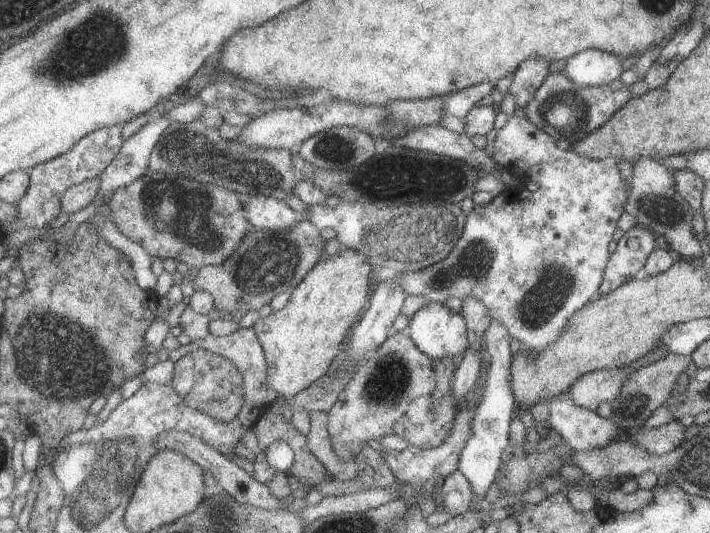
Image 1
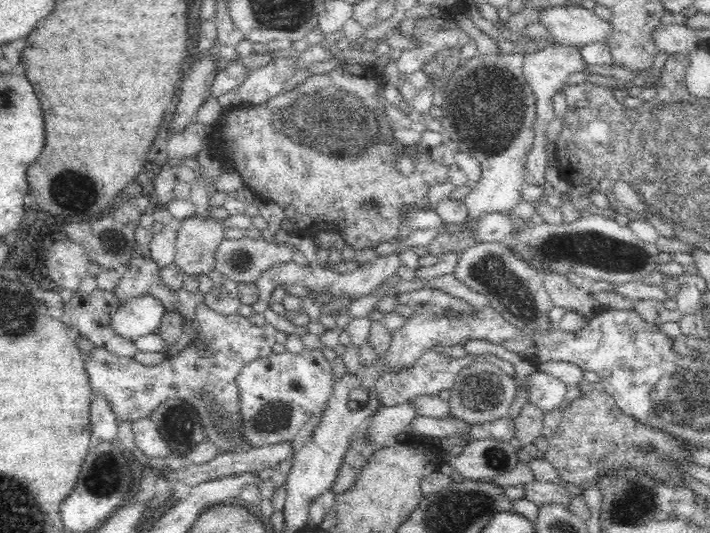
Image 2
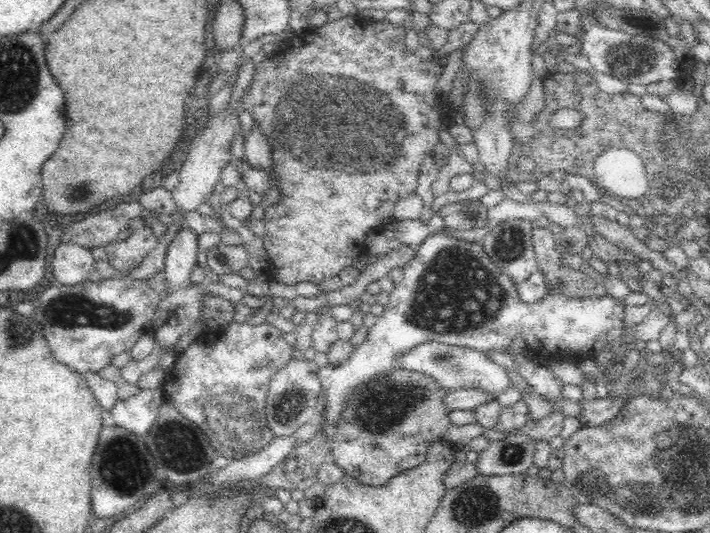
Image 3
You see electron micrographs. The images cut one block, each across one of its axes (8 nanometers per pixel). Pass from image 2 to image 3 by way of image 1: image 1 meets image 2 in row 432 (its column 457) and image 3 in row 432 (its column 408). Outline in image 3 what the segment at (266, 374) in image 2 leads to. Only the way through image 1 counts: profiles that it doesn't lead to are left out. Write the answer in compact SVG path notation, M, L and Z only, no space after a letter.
M294 357L270 377L269 389L265 398L265 415L267 426L275 436L290 436L300 426L314 421L318 392L321 390L318 372L319 366L314 360Z

